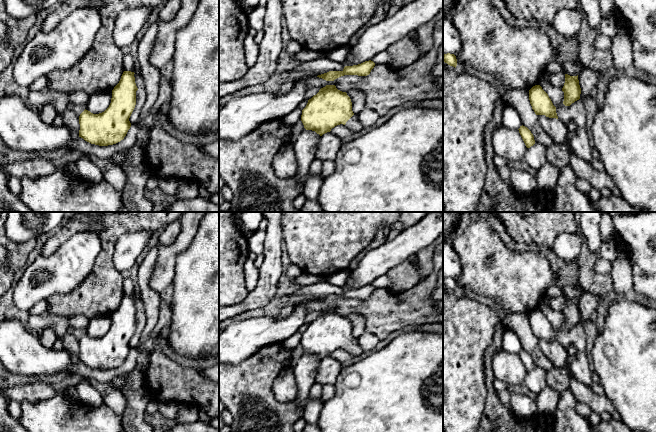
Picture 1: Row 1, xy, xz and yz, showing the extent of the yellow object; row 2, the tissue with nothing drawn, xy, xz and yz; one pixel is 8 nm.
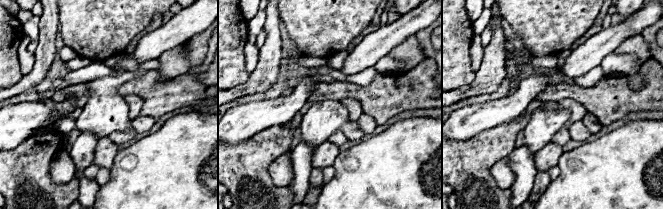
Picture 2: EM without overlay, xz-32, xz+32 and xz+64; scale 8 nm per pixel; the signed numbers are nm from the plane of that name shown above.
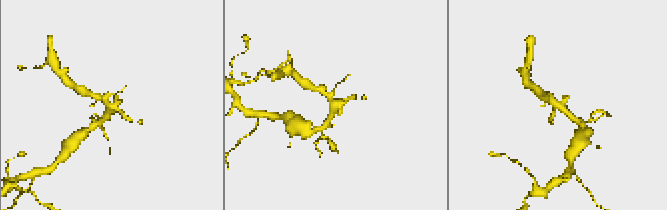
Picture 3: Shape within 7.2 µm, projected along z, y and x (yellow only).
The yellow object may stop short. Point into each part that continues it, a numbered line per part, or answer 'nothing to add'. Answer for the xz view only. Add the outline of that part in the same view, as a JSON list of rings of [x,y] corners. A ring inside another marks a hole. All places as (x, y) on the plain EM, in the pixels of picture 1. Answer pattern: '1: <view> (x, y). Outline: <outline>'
1: xz (353, 347). Outline: [[[354,338],[345,348],[345,350],[354,356],[362,354],[363,350],[358,344],[357,338]]]

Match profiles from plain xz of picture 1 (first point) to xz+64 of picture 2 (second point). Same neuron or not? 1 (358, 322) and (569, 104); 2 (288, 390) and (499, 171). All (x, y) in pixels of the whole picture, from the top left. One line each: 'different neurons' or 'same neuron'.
1: same neuron
2: same neuron

